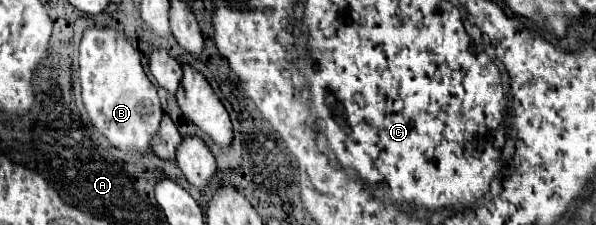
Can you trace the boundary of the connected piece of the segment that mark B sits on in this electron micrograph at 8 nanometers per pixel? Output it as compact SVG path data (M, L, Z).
M98 26L84 30L80 42L80 80L88 116L110 144L128 152L144 152L152 148L162 108L156 86L150 82L140 64L140 52L128 42L124 32Z

